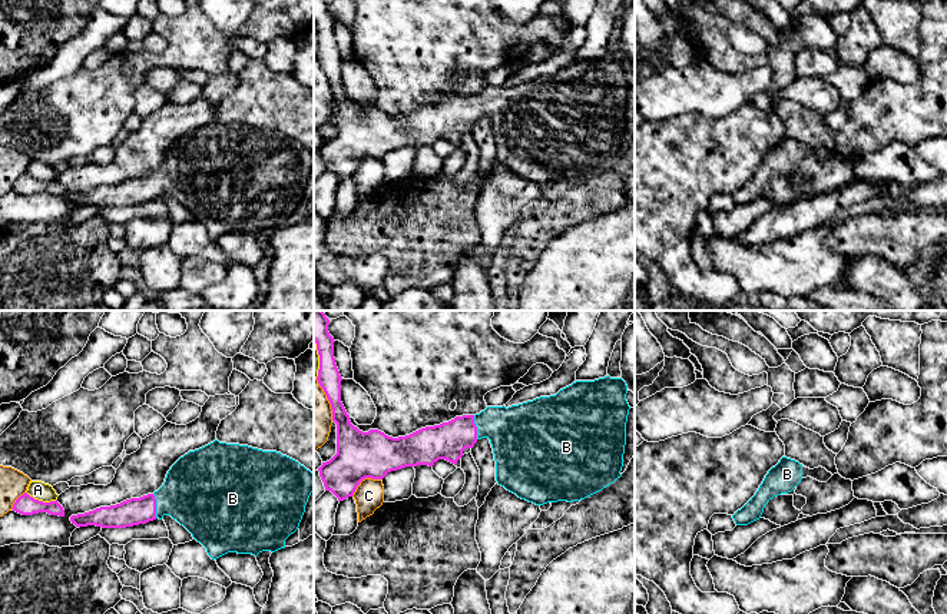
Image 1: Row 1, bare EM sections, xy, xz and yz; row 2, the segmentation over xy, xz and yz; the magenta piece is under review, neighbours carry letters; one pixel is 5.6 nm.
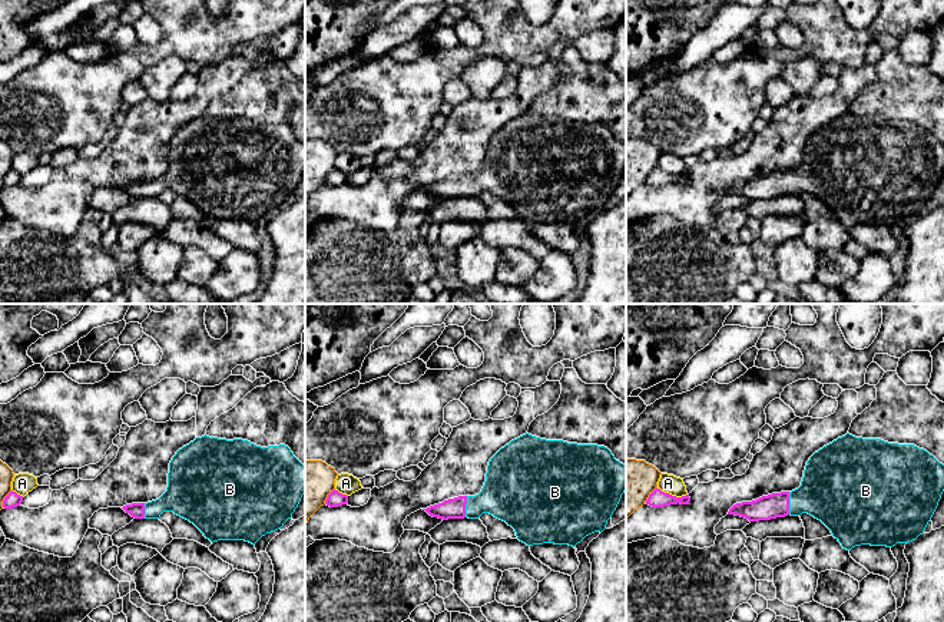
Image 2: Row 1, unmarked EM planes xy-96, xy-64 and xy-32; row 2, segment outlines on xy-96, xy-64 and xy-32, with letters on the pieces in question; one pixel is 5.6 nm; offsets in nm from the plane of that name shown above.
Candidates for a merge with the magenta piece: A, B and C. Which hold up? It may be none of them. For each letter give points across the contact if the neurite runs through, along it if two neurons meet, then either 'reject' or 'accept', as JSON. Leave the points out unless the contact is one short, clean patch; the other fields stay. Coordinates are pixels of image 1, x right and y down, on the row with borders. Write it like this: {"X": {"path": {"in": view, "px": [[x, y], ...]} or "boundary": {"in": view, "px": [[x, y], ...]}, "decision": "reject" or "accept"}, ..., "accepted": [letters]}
{"A": {"decision": "reject"}, "B": {"path": {"in": "xy", "px": [[133, 511], [155, 505], [188, 493], [196, 493]]}, "decision": "accept"}, "C": {"decision": "reject"}, "accepted": ["B"]}

